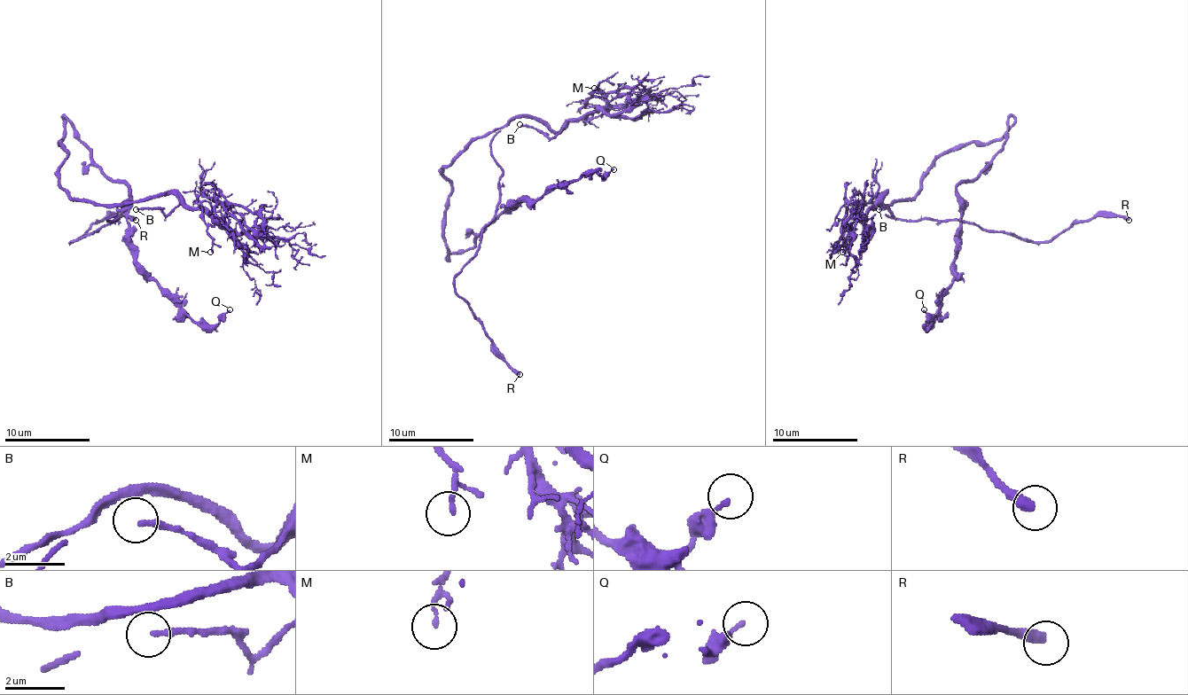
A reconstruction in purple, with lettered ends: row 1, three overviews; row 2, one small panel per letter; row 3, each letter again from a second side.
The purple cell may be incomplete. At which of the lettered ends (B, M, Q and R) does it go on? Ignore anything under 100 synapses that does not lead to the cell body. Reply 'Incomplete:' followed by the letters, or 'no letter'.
Incomplete: R

